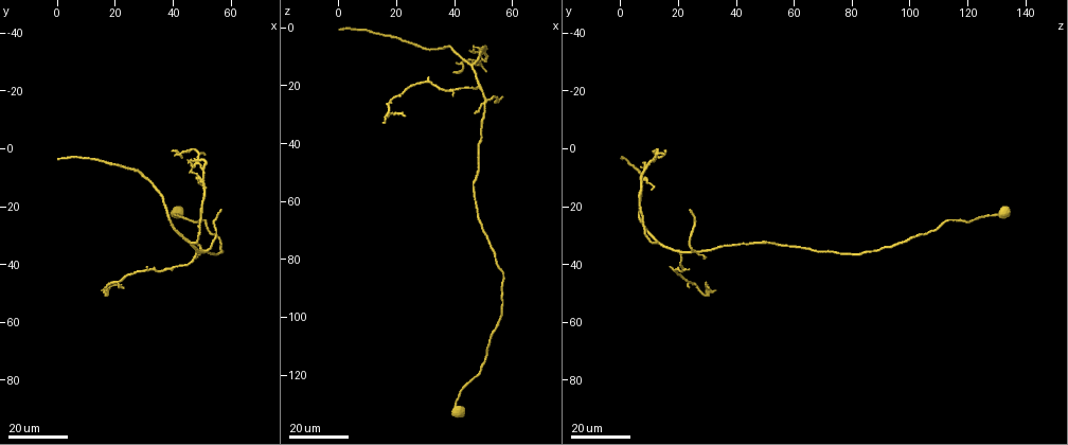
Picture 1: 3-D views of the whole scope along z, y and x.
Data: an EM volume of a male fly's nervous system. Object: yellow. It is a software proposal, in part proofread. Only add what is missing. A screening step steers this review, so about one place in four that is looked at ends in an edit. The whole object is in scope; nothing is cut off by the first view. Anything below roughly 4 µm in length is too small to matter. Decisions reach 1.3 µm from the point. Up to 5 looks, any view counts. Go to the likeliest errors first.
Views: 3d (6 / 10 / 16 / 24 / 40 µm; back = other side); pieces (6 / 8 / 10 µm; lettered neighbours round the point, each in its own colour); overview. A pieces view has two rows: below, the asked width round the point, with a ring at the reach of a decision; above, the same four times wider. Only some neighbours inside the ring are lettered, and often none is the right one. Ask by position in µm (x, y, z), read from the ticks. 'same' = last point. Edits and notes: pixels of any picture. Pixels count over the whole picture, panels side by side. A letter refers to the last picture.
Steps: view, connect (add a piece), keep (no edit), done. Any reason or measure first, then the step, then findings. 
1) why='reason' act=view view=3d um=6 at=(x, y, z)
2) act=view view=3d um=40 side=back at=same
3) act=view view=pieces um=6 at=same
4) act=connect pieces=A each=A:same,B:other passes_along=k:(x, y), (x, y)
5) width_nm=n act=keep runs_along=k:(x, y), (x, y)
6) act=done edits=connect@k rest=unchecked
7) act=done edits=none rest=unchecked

why='long arm stops here' act=view view=3d um=24 at=(1, 4, 1)

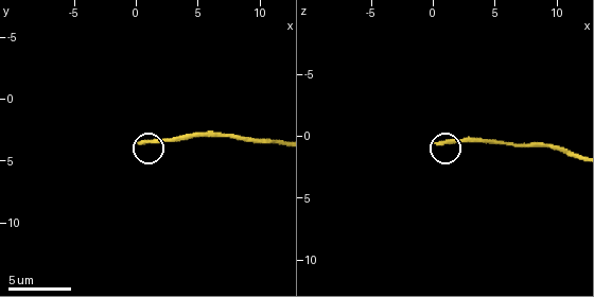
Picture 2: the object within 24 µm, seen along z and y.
why='see the neighbours' act=view view=pieces um=8 at=(0.4, 3.6, 0.6)

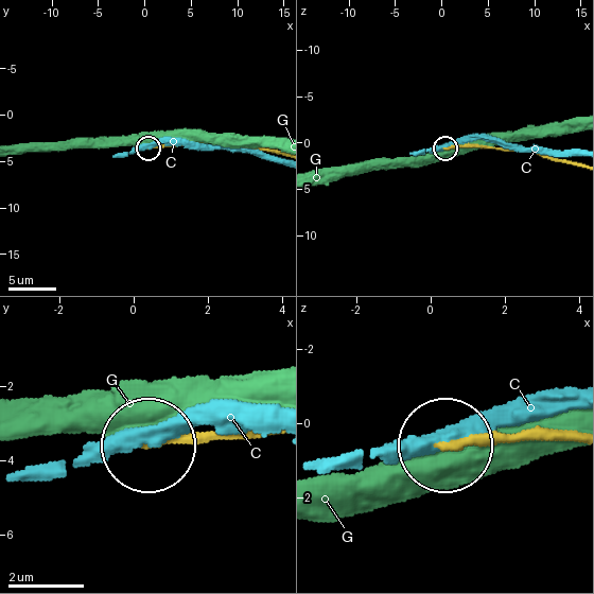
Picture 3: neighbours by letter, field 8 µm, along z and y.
act=keep each=C:other,G:other runs_along=3:(568, 437), (448, 443) found='no lettered piece goes on from it'

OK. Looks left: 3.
why='tapers out' act=view view=3d um=16 at=(57, 21, 25)

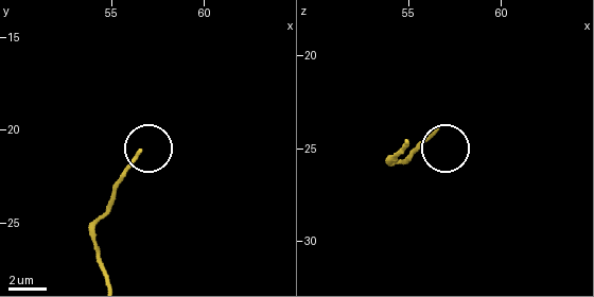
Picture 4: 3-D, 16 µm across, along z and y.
act=view view=pieces um=8 at=(56.6, 21.2, 24.1)

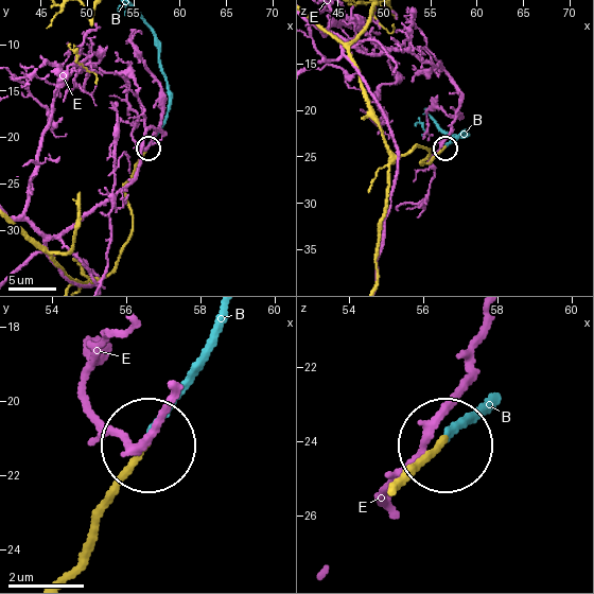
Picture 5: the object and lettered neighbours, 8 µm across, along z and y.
act=connect pieces=B each=B:same,E:other passes_along=5:(133, 173), (168, 109), (168, 86), (158, 42), (142, 17) found='the neuron continues'

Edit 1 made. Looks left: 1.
act=done edits=connect@5 rest=unchecked

